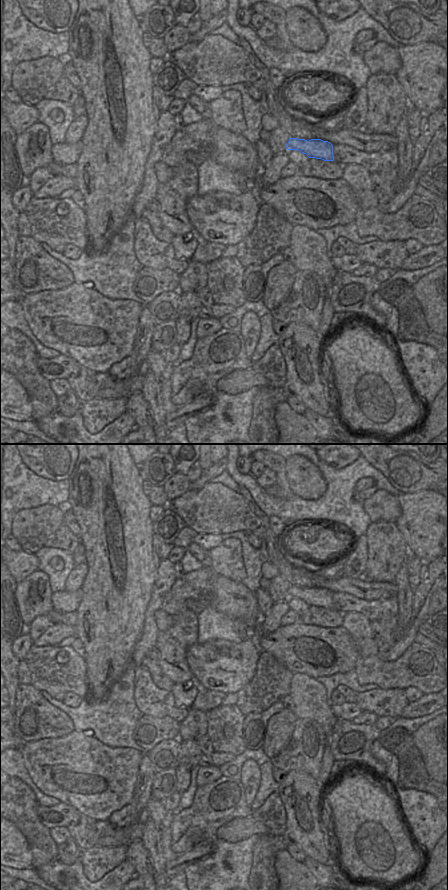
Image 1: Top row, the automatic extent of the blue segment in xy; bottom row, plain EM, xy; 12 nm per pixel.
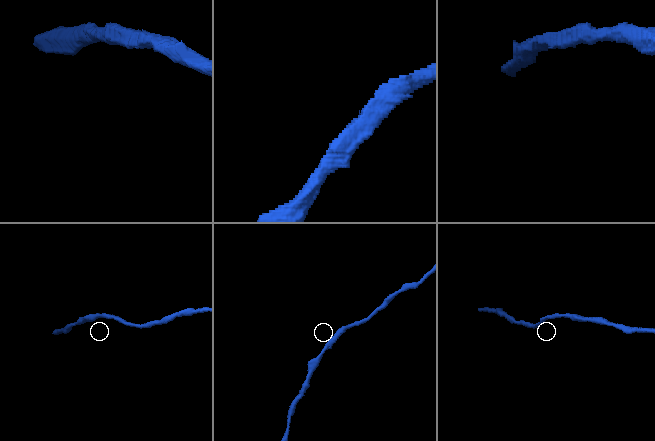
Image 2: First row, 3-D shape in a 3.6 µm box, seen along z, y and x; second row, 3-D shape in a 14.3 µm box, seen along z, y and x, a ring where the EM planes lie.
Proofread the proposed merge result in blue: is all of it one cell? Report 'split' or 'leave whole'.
leave whole

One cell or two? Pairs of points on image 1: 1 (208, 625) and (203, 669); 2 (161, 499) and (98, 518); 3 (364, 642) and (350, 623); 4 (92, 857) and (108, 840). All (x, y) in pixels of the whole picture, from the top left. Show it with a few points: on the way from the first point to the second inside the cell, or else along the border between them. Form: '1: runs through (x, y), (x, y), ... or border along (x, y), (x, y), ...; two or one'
1: border along (230, 641), (215, 639), (198, 643); two
2: border along (148, 498), (152, 504); two
3: runs through (364, 637), (355, 628); one
4: border along (89, 845), (126, 846); two

